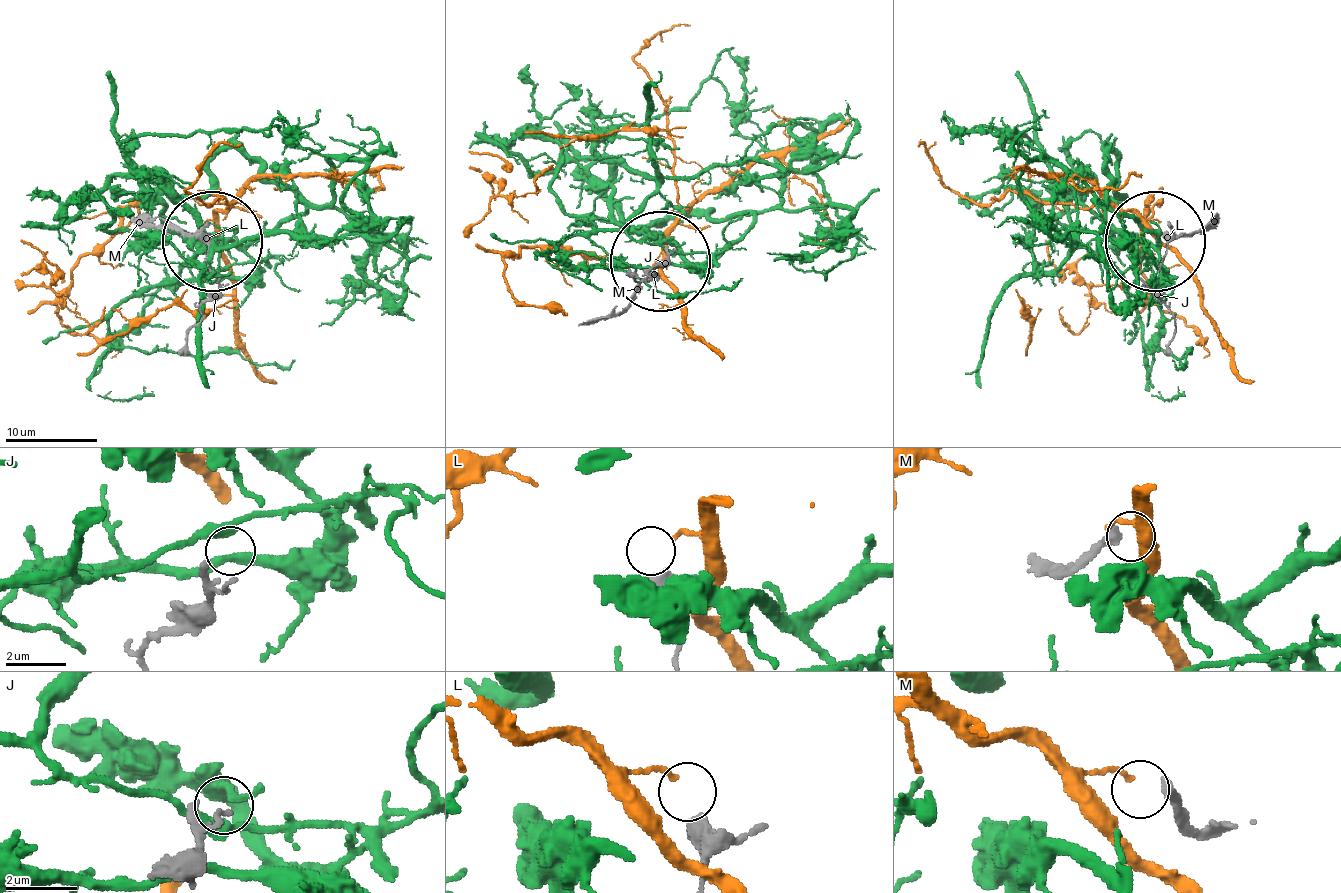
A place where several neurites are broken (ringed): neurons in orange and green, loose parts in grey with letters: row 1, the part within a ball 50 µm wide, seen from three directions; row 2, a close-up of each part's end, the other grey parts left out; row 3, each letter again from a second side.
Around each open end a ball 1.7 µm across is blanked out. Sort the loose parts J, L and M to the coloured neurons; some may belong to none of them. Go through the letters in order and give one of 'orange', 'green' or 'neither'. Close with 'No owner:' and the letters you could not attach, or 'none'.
J: neither
L: orange
M: neither
No owner: J, M

